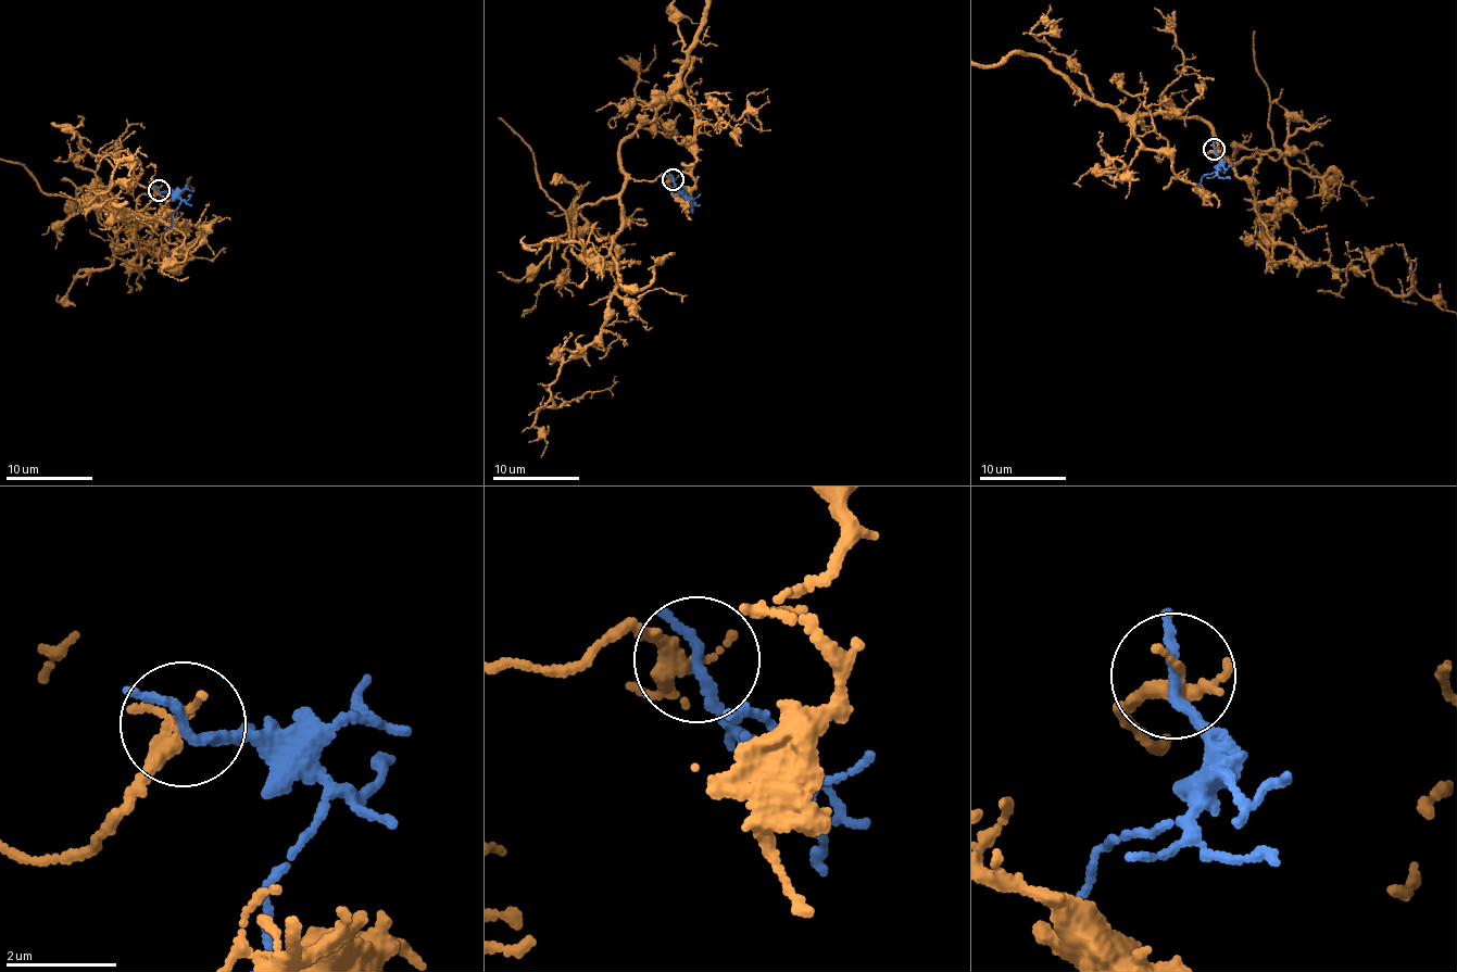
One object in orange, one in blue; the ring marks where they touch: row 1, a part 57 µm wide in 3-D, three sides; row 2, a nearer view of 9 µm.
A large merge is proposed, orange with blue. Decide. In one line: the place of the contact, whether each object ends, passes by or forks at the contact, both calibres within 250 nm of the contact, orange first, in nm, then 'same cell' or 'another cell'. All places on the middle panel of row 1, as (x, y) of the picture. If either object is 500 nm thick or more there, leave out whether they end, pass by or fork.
at (673, 179); orange passes by; blue passes by; 200 nm thick on the orange side, 160 nm on the other; another cell

